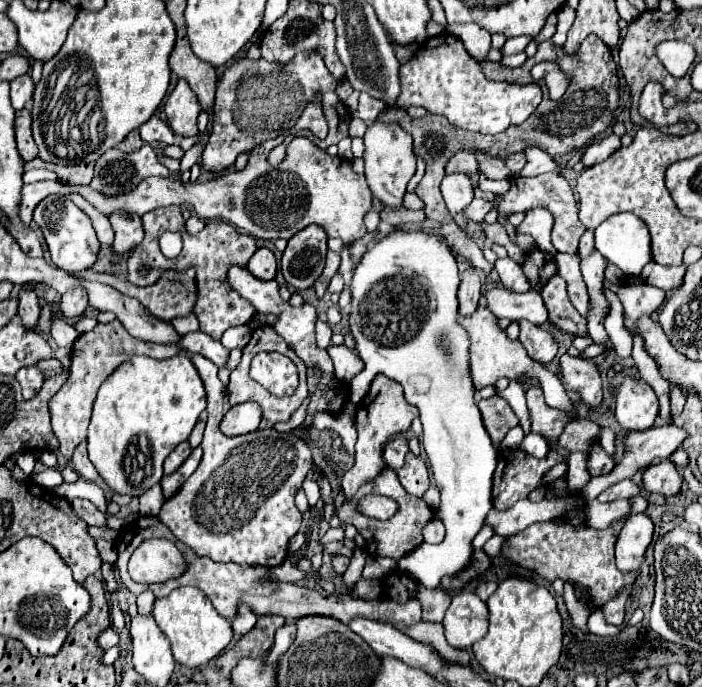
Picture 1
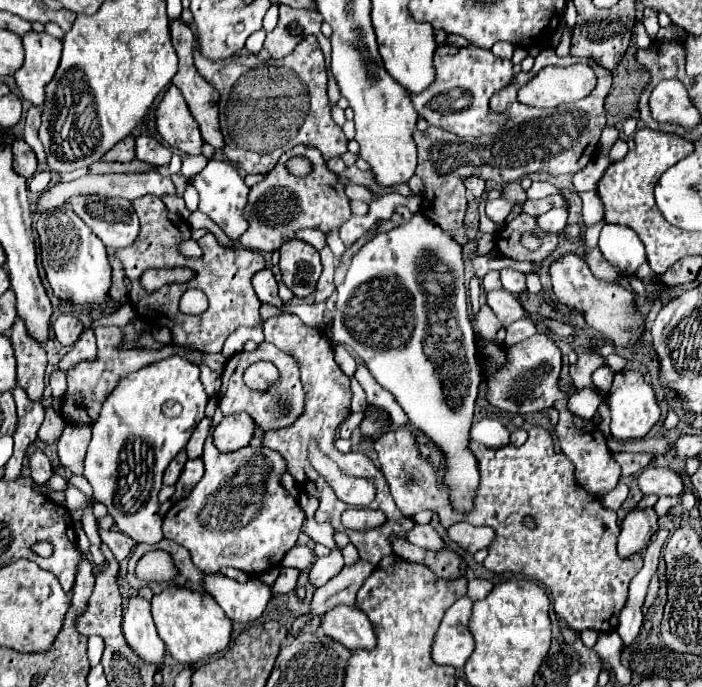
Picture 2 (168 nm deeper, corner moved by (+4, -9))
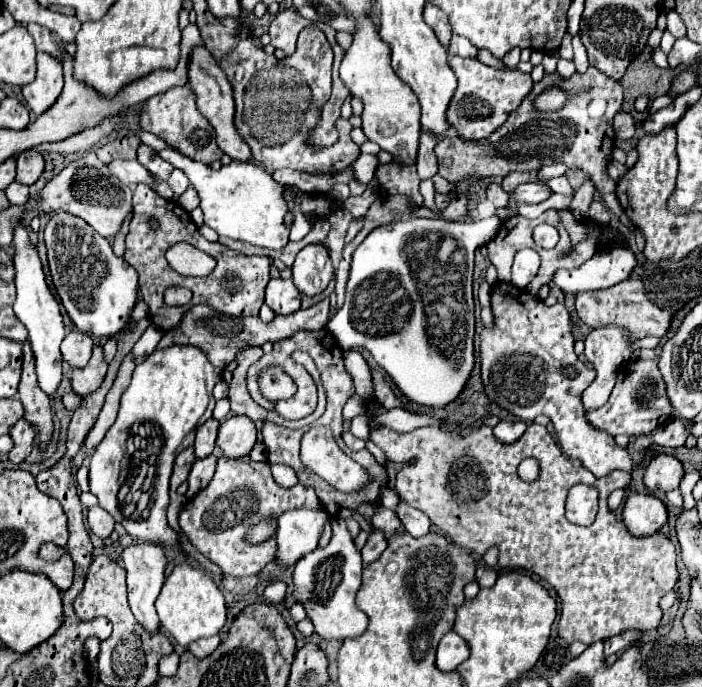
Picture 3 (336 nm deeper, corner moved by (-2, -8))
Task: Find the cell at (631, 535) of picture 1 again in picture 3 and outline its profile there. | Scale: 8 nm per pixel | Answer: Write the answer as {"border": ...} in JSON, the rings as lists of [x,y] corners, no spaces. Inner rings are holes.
{"border":[[[629,492],[623,506],[623,522],[635,536],[659,532],[667,524],[667,506],[653,494]]]}

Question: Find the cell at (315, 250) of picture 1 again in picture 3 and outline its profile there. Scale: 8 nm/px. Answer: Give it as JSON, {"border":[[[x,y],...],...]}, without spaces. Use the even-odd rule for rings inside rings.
{"border":[[[323,244],[305,246],[293,264],[293,282],[305,296],[321,294],[333,278],[333,262]]]}

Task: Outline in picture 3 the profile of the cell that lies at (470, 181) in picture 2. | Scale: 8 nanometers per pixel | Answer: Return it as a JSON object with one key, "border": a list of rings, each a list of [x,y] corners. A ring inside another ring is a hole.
{"border":[[[489,184],[489,188],[487,188],[487,198],[495,204],[495,206],[499,206],[499,208],[503,208],[503,206],[507,206],[507,202],[509,202],[509,194],[499,186],[499,184]]]}

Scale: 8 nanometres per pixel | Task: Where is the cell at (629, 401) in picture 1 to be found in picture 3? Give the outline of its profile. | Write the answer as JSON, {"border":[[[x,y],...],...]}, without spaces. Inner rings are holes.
{"border":[[[637,360],[637,362],[629,362],[623,370],[619,368],[617,382],[607,404],[597,410],[587,410],[585,418],[591,426],[605,430],[611,436],[617,434],[643,436],[665,424],[671,418],[671,402],[665,392],[663,376],[659,374],[657,368],[657,360]]]}

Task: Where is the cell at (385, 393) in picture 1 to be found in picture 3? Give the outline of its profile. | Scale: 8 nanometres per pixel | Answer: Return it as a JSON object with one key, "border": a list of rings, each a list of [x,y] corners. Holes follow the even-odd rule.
{"border":[[[313,426],[305,432],[301,462],[341,492],[355,492],[367,484],[363,468],[341,452],[327,426]]]}

